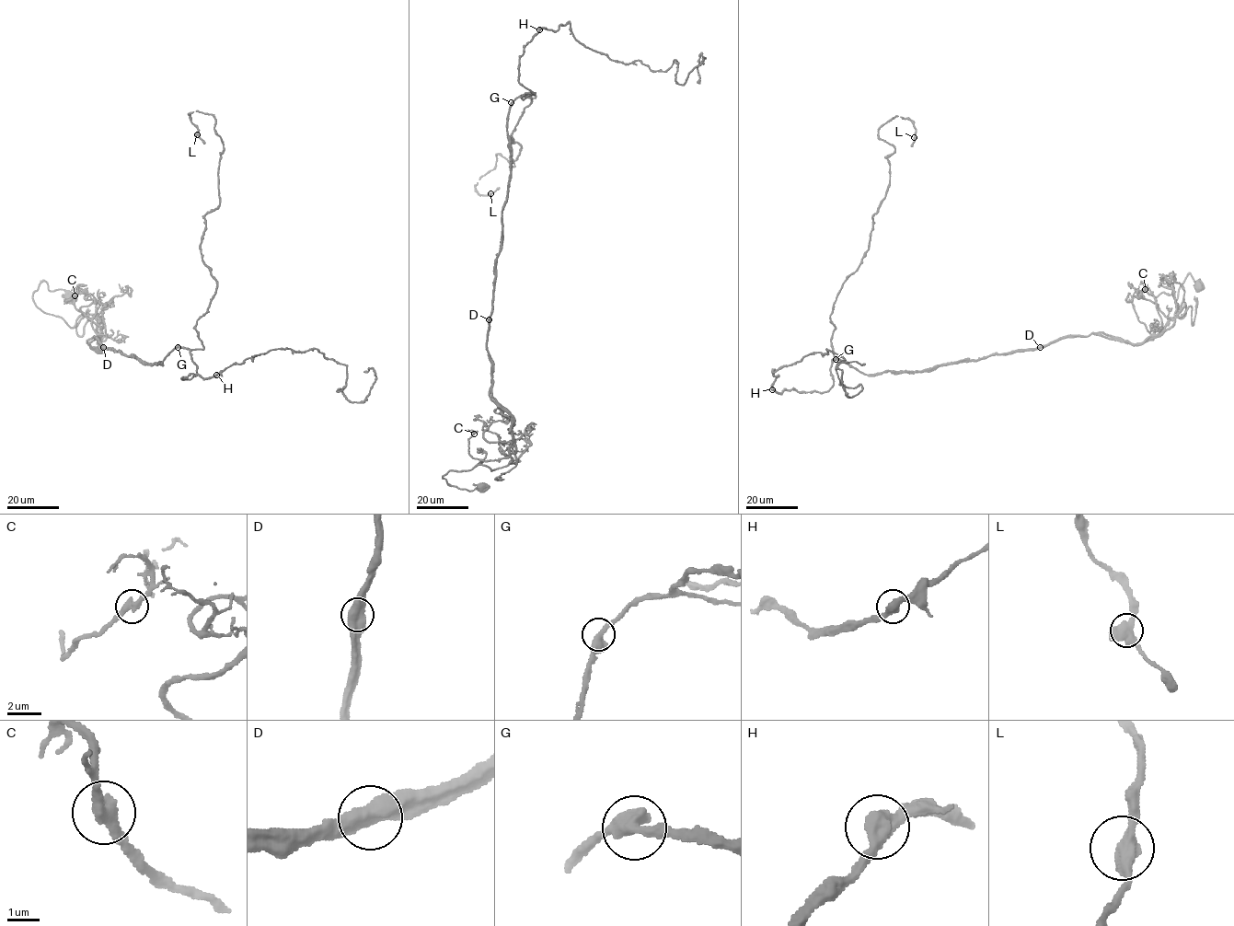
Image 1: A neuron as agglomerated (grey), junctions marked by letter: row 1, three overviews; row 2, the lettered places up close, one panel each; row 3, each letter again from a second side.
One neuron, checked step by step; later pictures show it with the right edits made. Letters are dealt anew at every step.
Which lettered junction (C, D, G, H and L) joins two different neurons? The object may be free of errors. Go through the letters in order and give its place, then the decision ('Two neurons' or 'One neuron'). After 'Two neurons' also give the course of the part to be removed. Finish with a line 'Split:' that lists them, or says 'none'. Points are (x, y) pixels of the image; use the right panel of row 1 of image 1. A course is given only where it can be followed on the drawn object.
C: Place: (1145, 289). One neuron
D: Place: (1040, 347). Two neurons. Course of the part to remove: (1040, 347), (1093, 334), (1131, 343), (1146, 341), (1159, 337), (1190, 306), (1193, 325), (1193, 296)
G: Place: (836, 359). One neuron
H: Place: (772, 389). One neuron
L: Place: (914, 137). One neuron
Split: D

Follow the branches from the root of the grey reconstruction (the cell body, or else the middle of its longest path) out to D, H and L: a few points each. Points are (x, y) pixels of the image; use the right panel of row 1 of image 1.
D: (1198, 286), (1189, 273), (1175, 302), (1185, 314), (1185, 303), (1142, 342), (1090, 334), (1040, 347)
H: (1198, 286), (1189, 273), (1185, 314), (1142, 342), (1066, 336), (874, 374), (834, 359), (827, 391), (772, 389)
L: (1198, 286), (1135, 343), (833, 361), (889, 182), (878, 129), (914, 137)

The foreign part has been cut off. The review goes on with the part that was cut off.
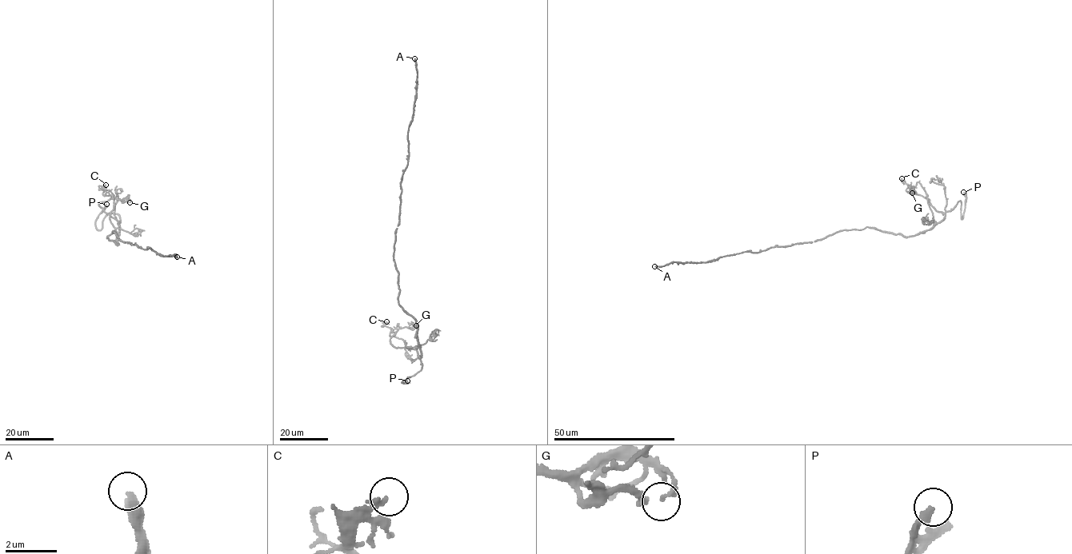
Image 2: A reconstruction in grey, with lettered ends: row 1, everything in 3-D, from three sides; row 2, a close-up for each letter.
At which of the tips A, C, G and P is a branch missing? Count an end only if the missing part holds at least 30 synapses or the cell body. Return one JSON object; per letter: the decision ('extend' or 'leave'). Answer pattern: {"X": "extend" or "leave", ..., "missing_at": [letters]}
{"A": "extend", "C": "leave", "G": "leave", "P": "leave", "missing_at": ["A"]}

